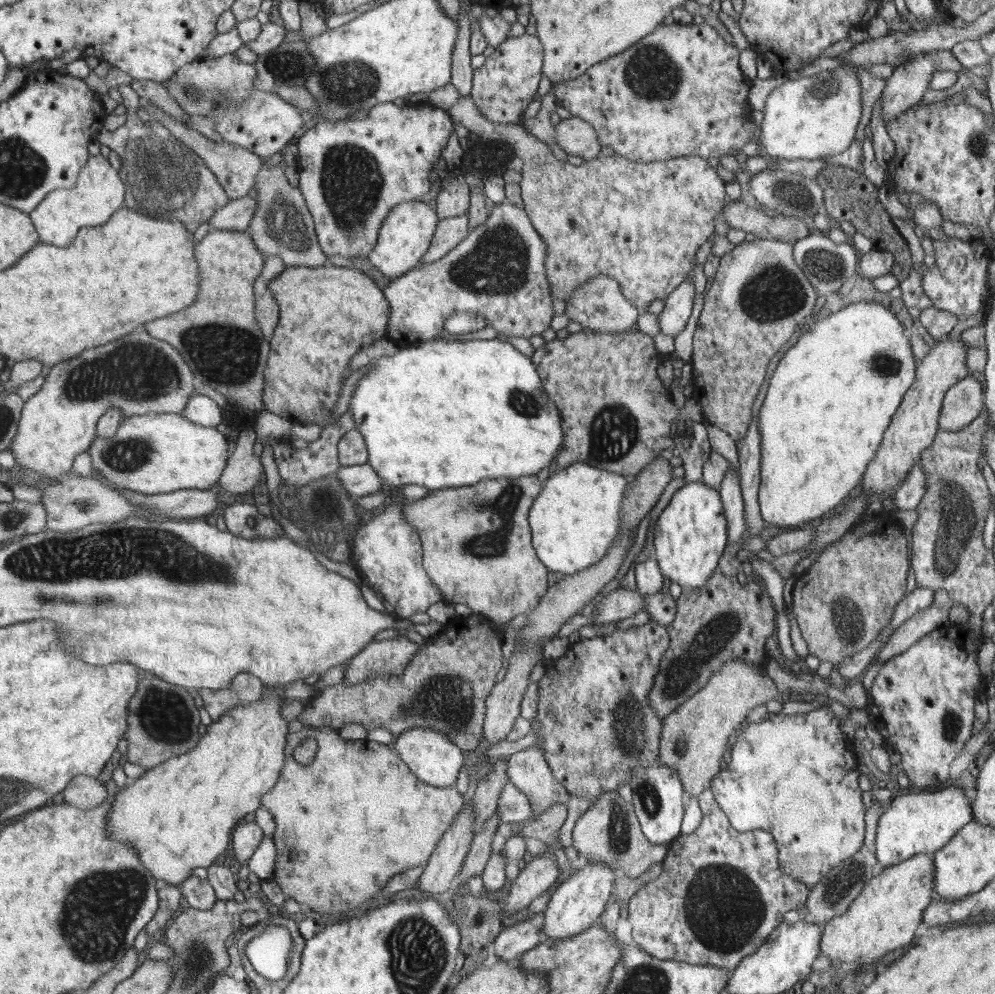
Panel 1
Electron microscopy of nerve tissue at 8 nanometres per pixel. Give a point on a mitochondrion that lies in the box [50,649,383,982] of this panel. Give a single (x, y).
(122, 893)

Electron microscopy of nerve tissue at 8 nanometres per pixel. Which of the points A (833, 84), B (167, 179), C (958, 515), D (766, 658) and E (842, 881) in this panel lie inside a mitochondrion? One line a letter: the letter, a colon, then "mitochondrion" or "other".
A: mitochondrion
B: mitochondrion
C: mitochondrion
D: other
E: mitochondrion

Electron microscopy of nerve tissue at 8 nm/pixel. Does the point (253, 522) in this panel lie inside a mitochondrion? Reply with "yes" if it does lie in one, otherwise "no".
yes

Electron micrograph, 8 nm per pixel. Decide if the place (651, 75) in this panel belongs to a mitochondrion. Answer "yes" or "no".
yes

